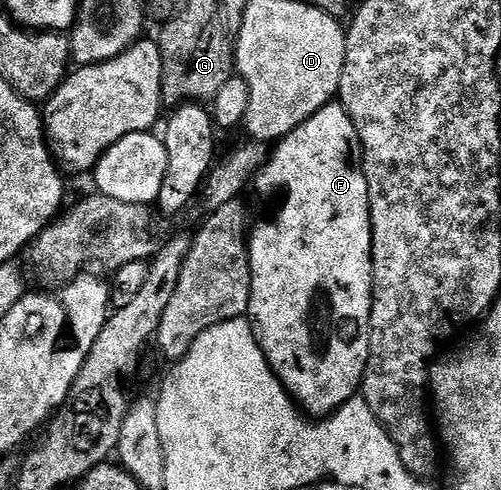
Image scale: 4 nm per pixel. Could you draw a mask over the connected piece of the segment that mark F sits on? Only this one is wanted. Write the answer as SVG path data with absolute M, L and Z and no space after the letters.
M331 103L323 106L322 109L316 111L303 125L296 127L285 138L278 141L273 146L272 152L269 154L266 166L258 172L256 178L256 186L262 193L286 193L286 198L282 201L282 206L278 209L278 214L275 215L274 221L262 221L253 226L252 232L248 237L248 244L250 246L250 274L252 275L252 291L250 292L250 312L248 314L249 320L252 322L254 330L254 337L258 341L259 347L264 351L264 355L268 359L268 363L272 367L272 371L278 376L279 383L286 388L287 393L294 398L299 409L303 413L309 415L314 419L325 419L338 410L341 405L347 405L350 400L361 390L362 379L366 375L366 364L370 358L370 312L374 306L374 231L372 223L370 222L370 188L368 187L368 179L366 178L366 171L364 168L364 154L362 146L358 140L358 131L354 126L354 120L348 115L348 111L342 106L341 103Z

